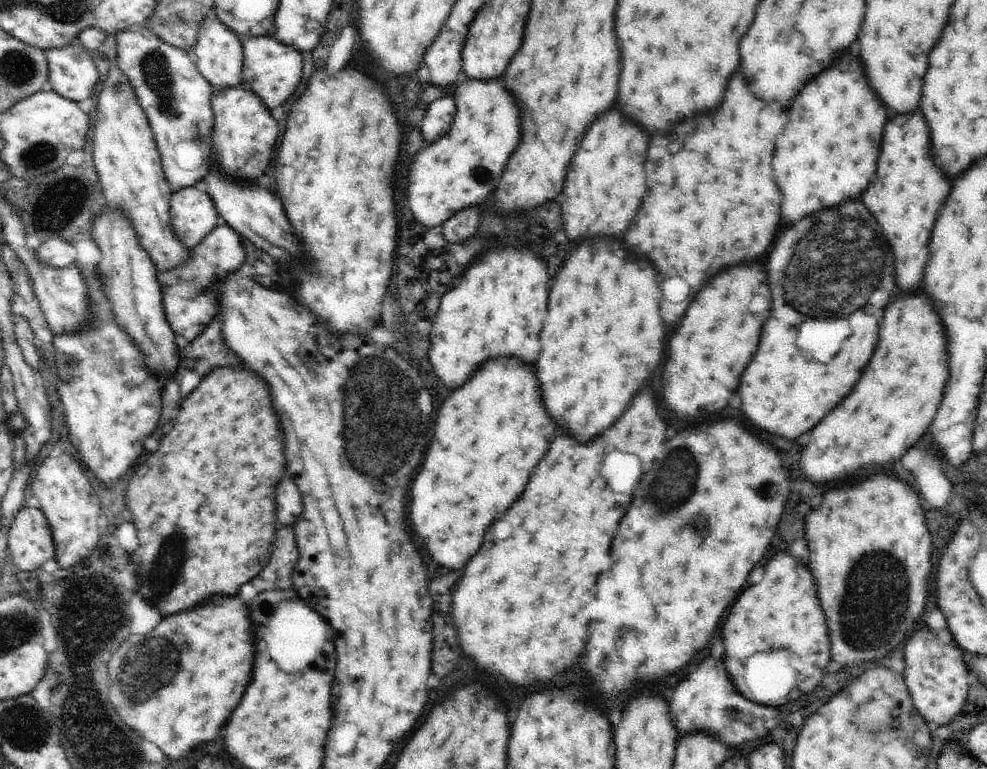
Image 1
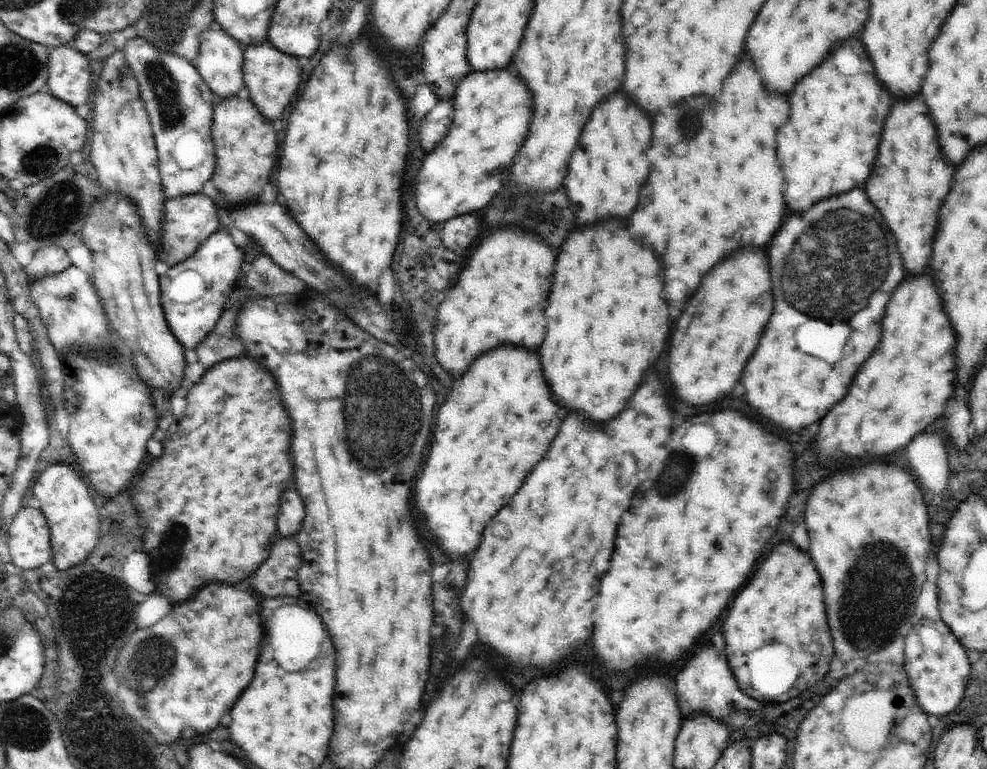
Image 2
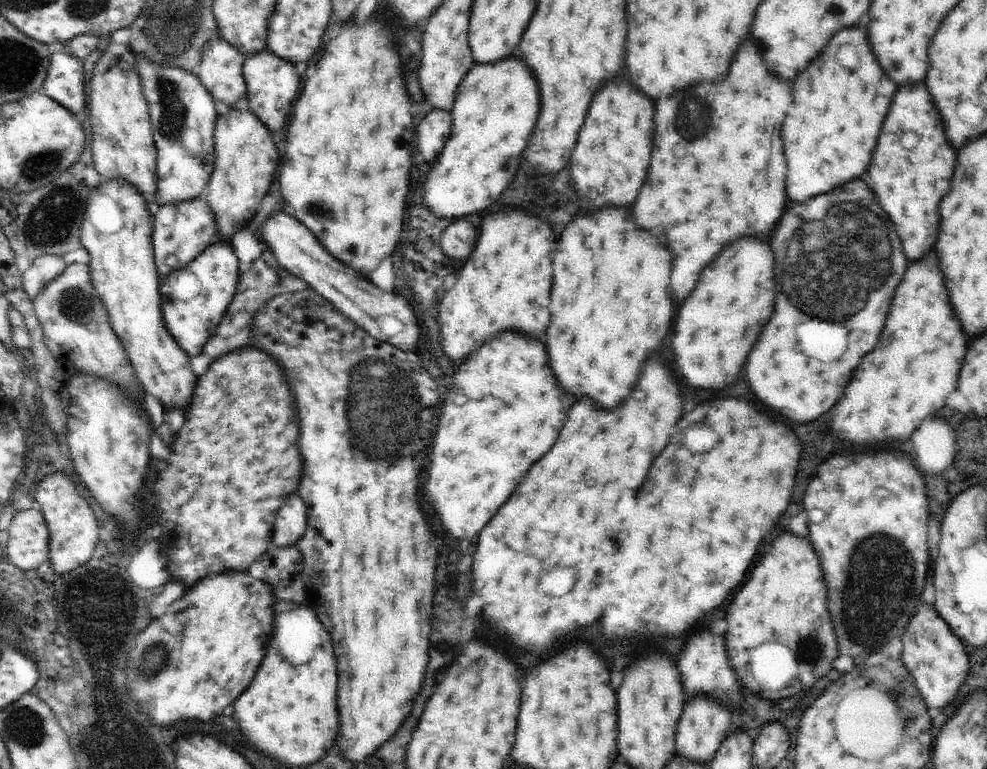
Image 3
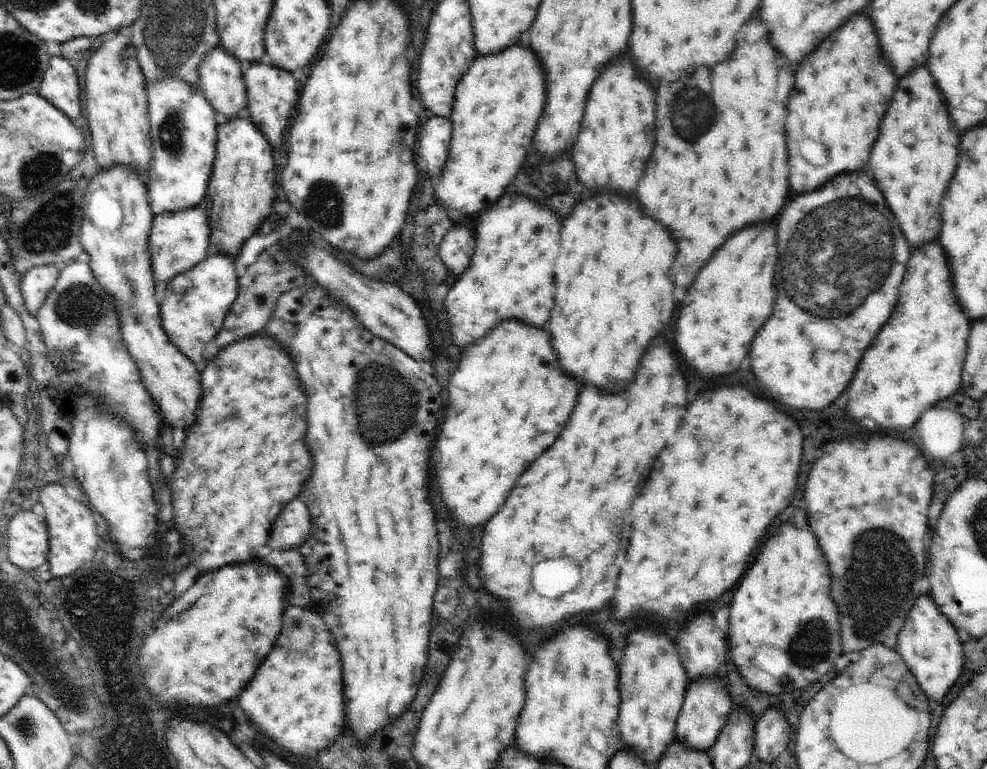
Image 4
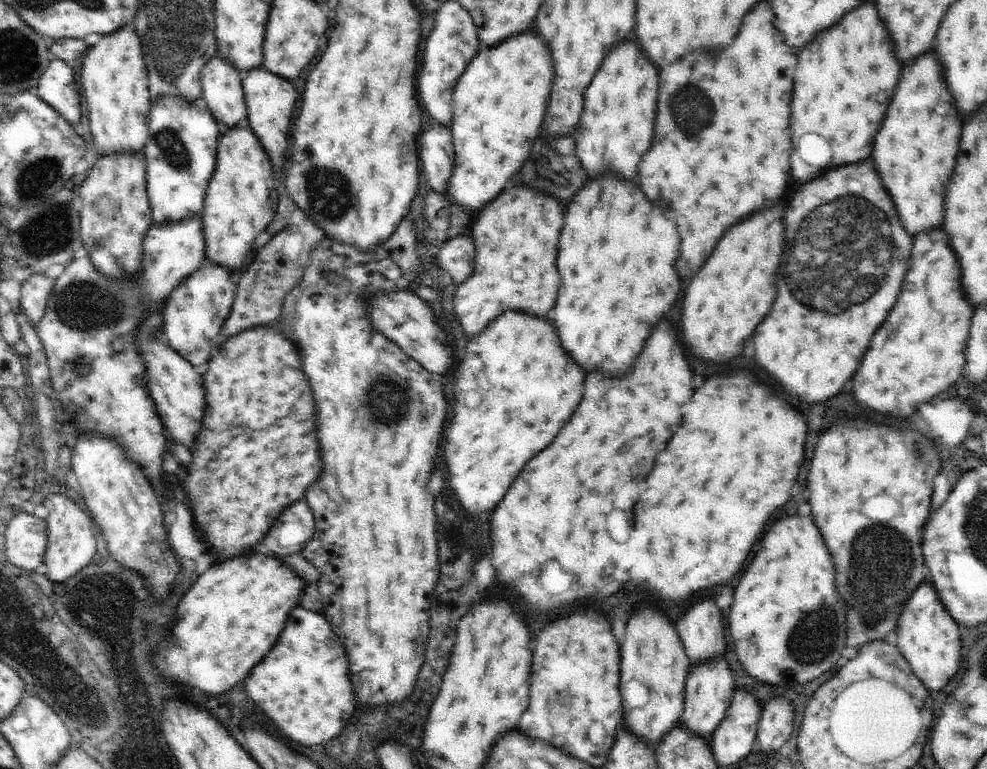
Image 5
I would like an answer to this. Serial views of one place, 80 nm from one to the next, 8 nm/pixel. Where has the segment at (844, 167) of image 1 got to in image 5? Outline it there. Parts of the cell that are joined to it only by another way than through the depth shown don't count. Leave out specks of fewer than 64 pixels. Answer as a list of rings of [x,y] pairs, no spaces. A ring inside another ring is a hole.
[[[864,2],[862,6],[850,10],[842,20],[830,30],[824,30],[814,42],[810,42],[798,56],[798,70],[792,96],[792,174],[798,182],[808,182],[816,174],[828,168],[860,162],[872,154],[872,142],[884,120],[886,108],[894,96],[900,80],[902,64],[894,54],[894,42],[886,32],[884,22],[878,18],[874,2]]]

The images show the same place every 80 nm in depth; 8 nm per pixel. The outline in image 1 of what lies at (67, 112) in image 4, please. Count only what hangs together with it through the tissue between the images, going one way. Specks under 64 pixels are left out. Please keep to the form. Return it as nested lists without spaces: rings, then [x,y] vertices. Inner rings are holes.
[[[80,44],[48,50],[47,65],[53,90],[72,102],[92,97],[99,88],[96,61]]]

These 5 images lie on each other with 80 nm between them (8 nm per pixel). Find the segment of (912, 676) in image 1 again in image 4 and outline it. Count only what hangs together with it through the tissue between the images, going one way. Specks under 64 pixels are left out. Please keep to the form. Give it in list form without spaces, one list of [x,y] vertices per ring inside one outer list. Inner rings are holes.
[[[922,594],[914,601],[903,627],[897,634],[895,649],[902,655],[922,690],[936,700],[940,700],[948,692],[948,688],[958,680],[966,661],[956,629],[930,594]]]

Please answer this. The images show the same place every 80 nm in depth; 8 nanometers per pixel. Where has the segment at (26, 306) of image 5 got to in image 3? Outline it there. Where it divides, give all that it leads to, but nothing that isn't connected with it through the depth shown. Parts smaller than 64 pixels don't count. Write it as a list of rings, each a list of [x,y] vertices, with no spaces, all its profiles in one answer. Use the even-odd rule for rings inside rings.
[[[42,254],[30,263],[22,276],[23,288],[30,300],[34,301],[34,298],[46,288],[46,284],[63,274],[67,266],[62,256],[56,254]]]

